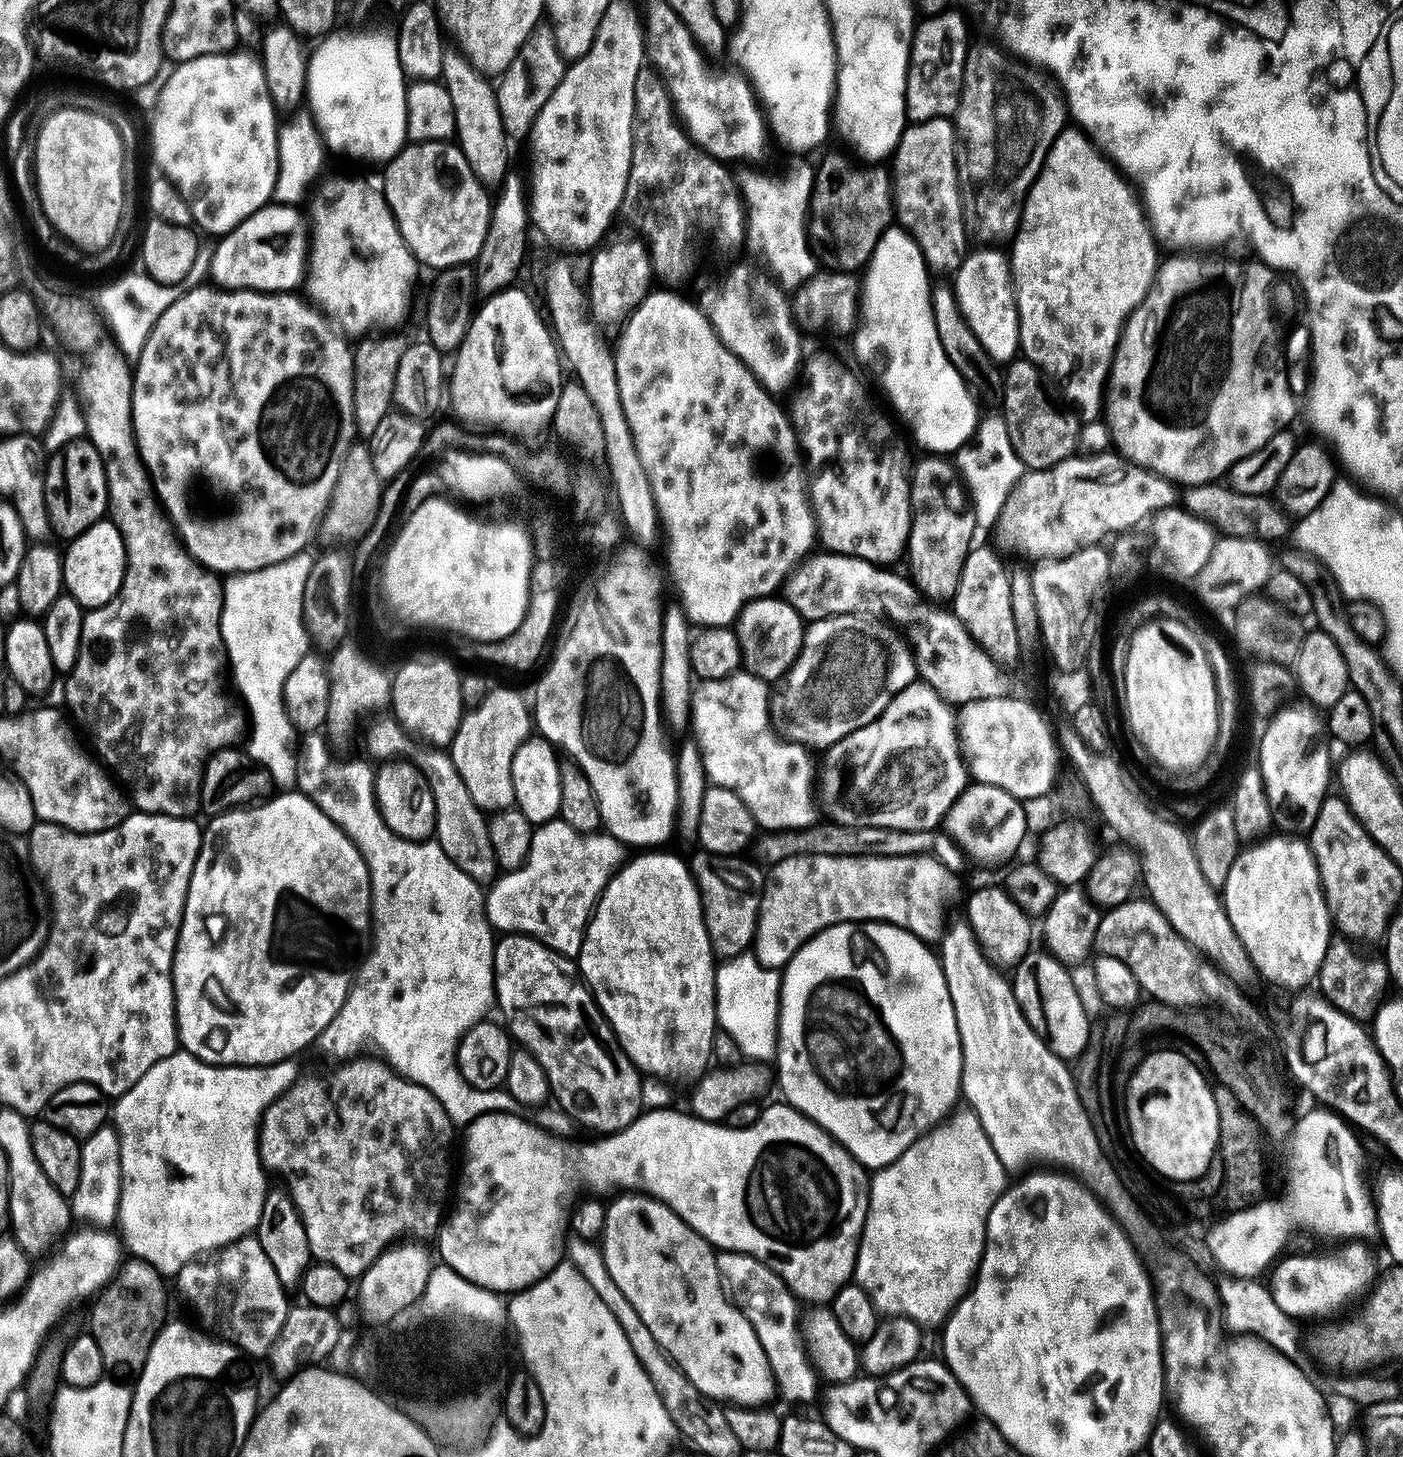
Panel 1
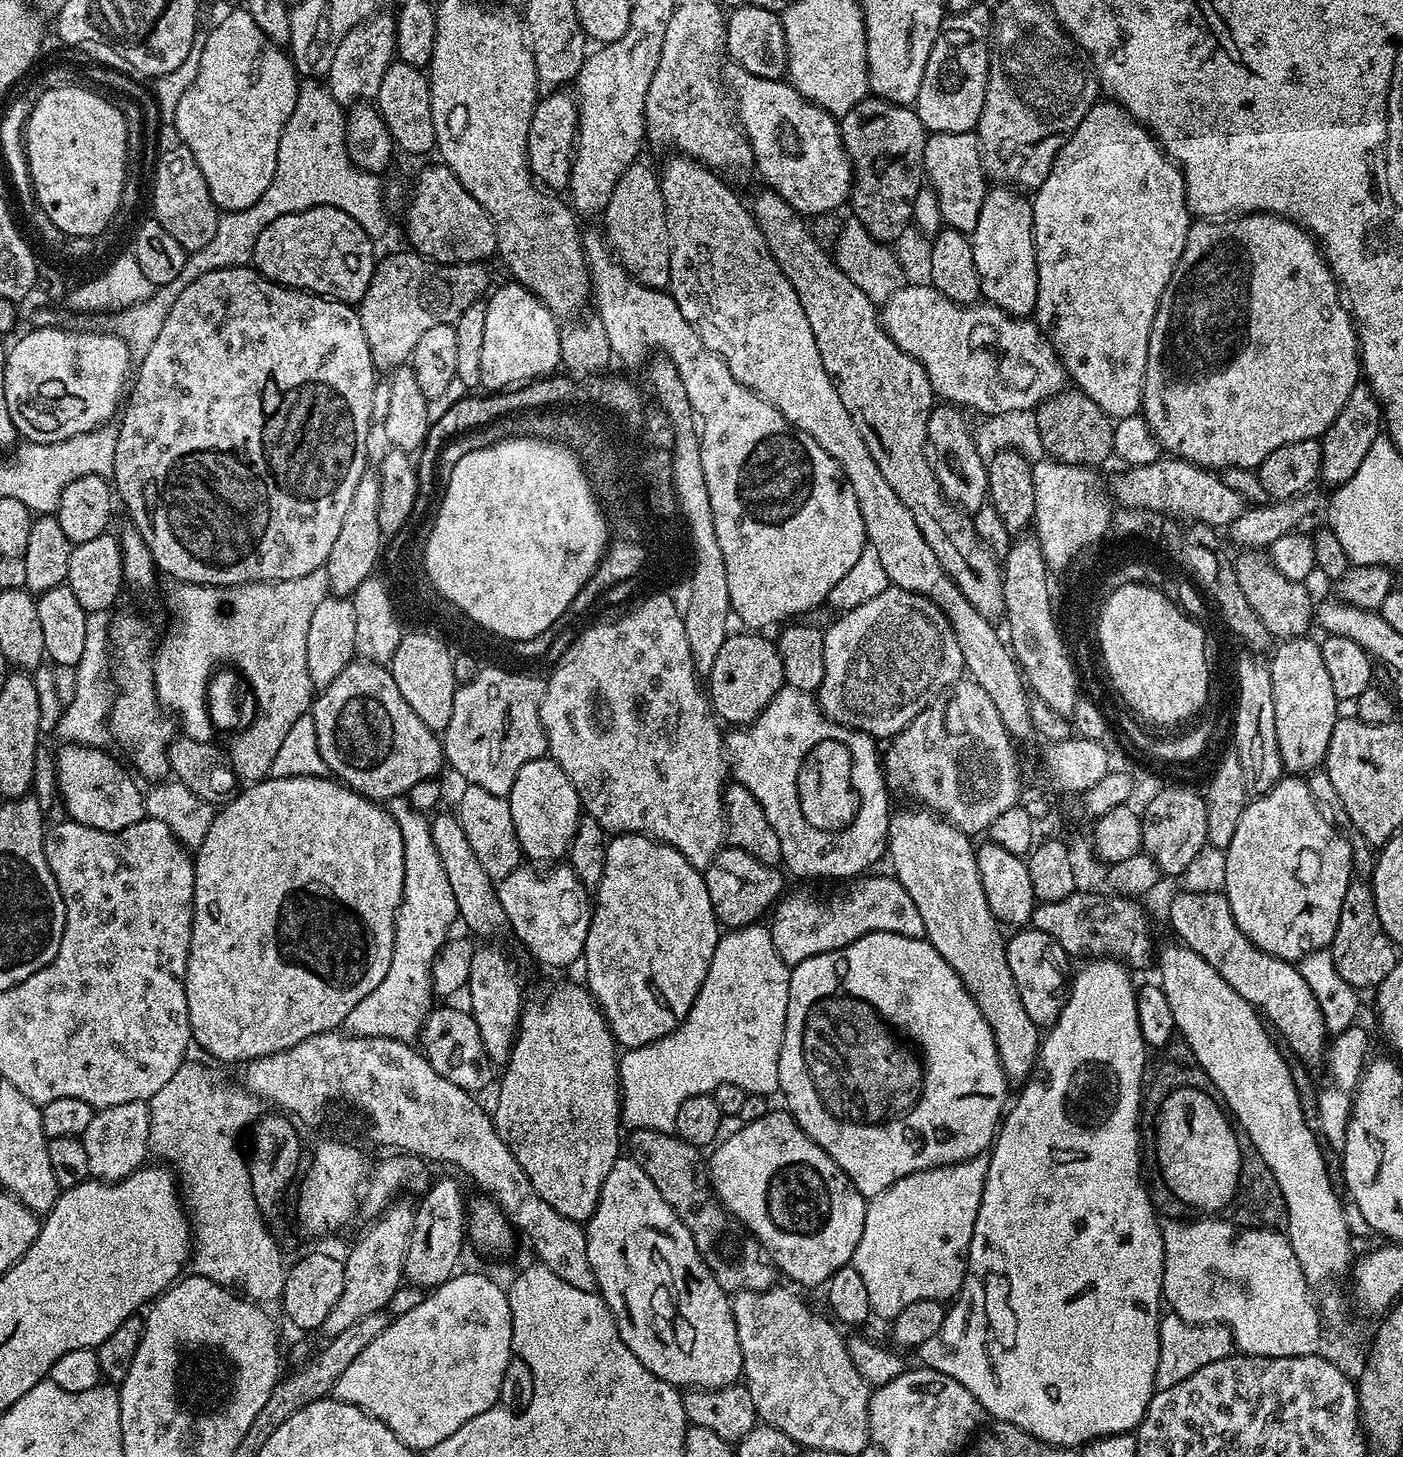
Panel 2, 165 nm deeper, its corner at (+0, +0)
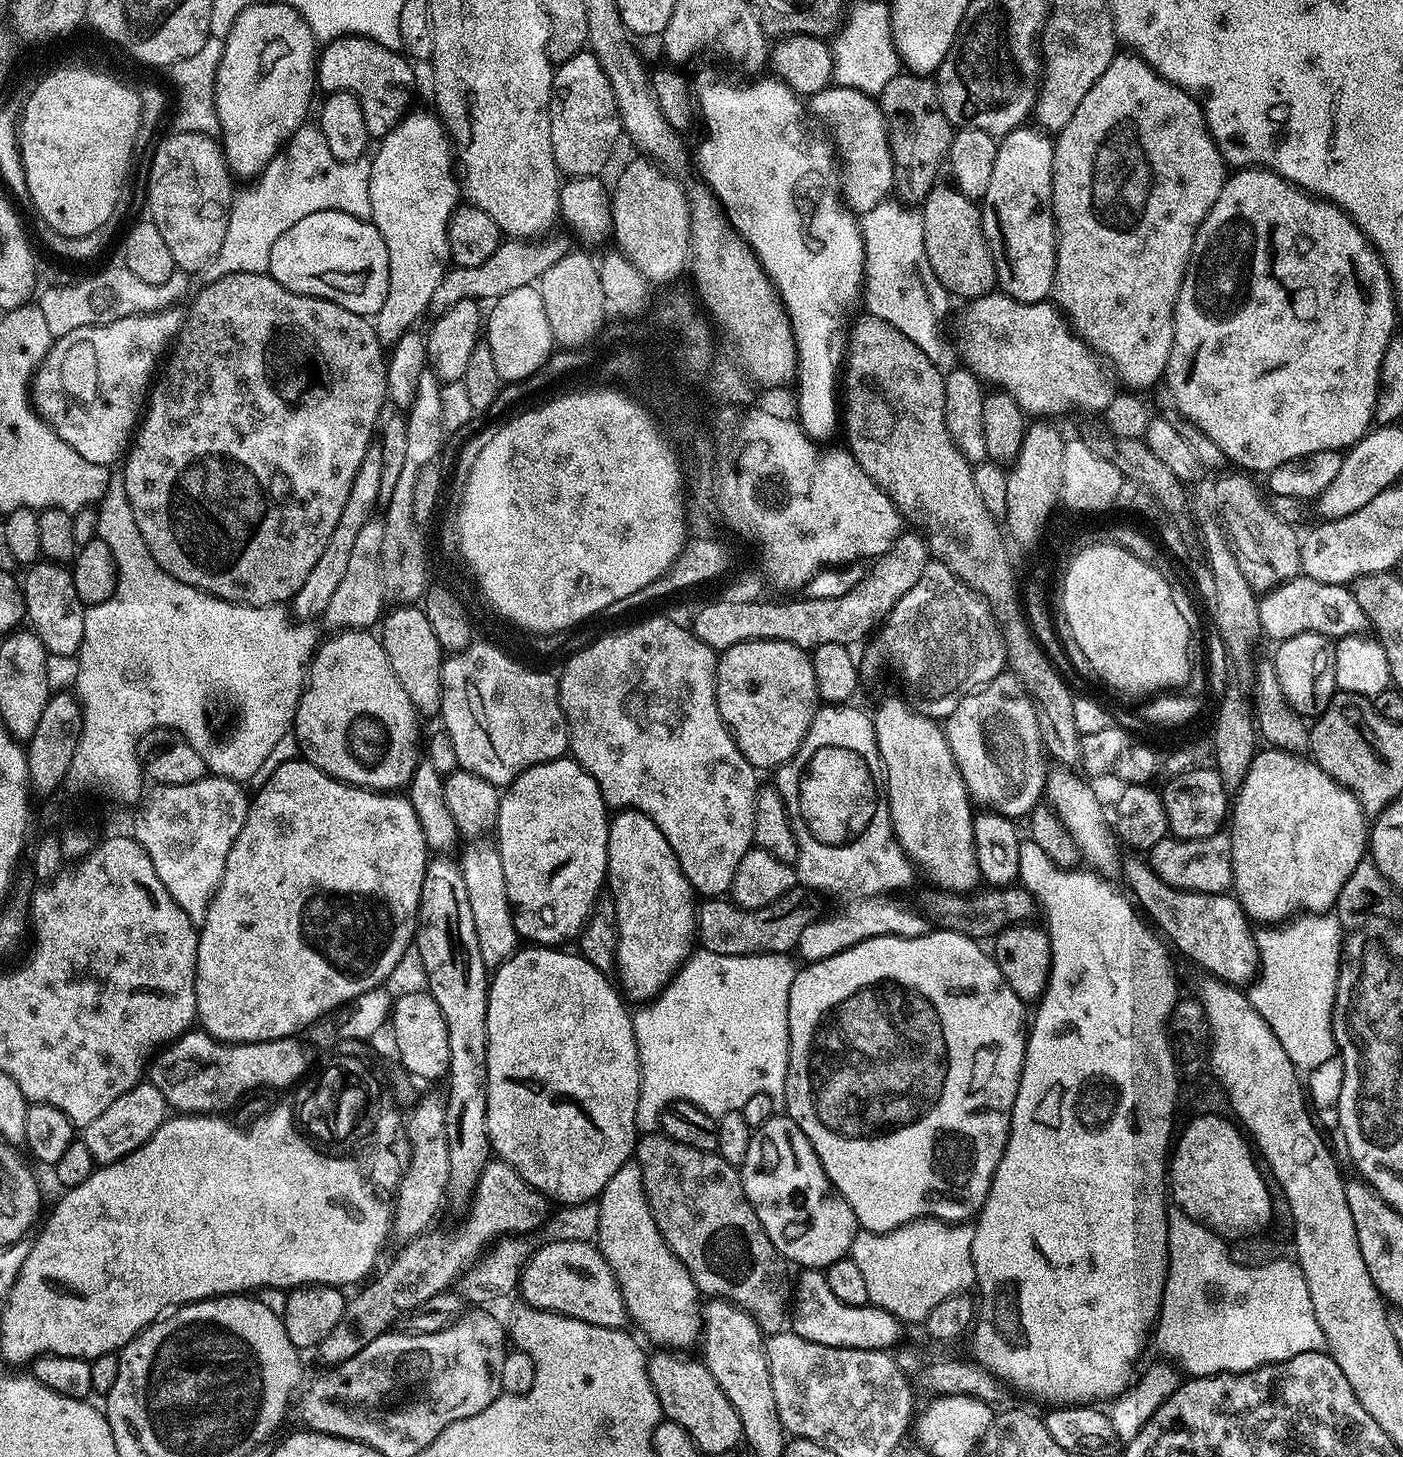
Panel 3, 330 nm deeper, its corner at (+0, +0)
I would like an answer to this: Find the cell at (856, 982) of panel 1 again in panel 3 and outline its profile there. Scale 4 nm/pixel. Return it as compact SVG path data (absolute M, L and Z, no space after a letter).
M929 930L923 936L906 938L905 936L872 936L869 940L858 942L838 954L834 954L825 960L813 960L805 963L799 969L790 986L788 995L788 1073L786 1074L786 1090L784 1091L785 1113L793 1122L810 1138L810 1146L814 1146L814 1154L822 1162L826 1170L828 1180L833 1189L854 1210L856 1223L866 1232L889 1232L902 1224L909 1224L911 1220L919 1218L937 1218L949 1222L968 1222L977 1215L978 1210L986 1202L988 1191L994 1178L994 1170L998 1170L998 1162L1002 1162L1002 1154L1006 1150L1006 1142L1010 1134L1010 1122L1012 1121L1012 1107L1014 1098L1018 1098L1018 1082L1022 1078L1022 1066L1024 1065L1024 1046L1026 1043L1026 1016L1024 1020L1025 1001L1010 990L1010 982L1002 978L1002 970L996 965L995 959L983 952L981 945L960 932L945 932L943 930Z

